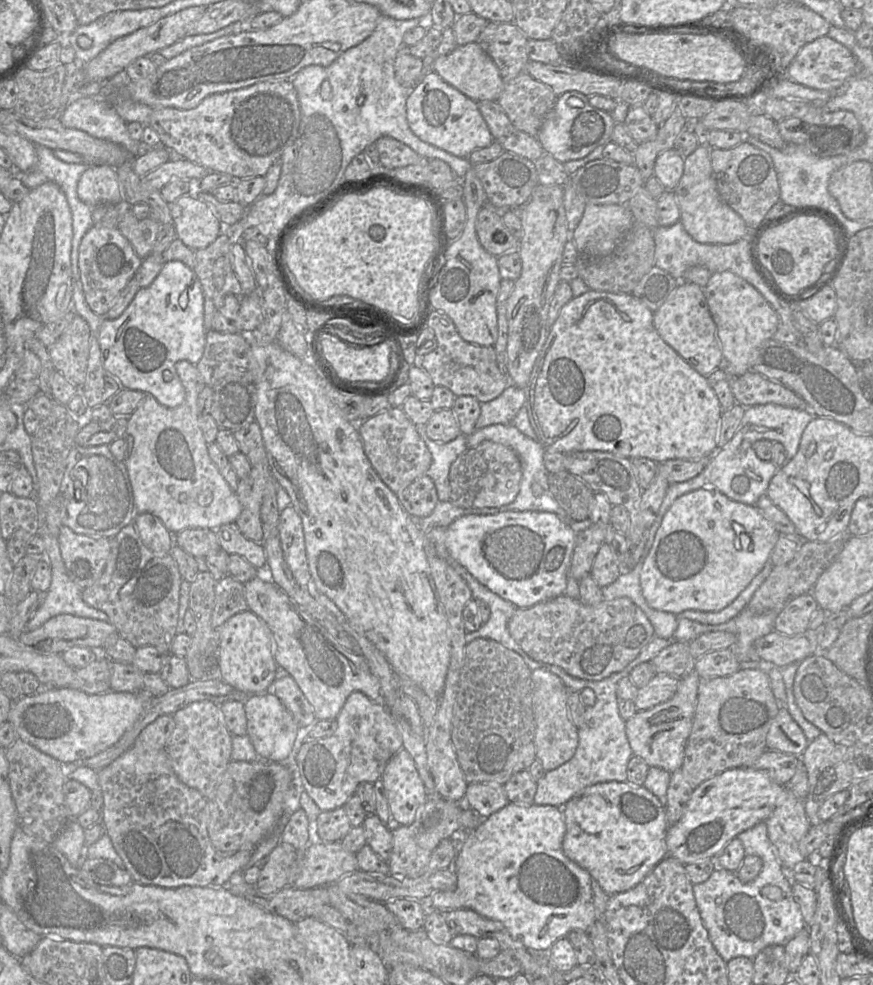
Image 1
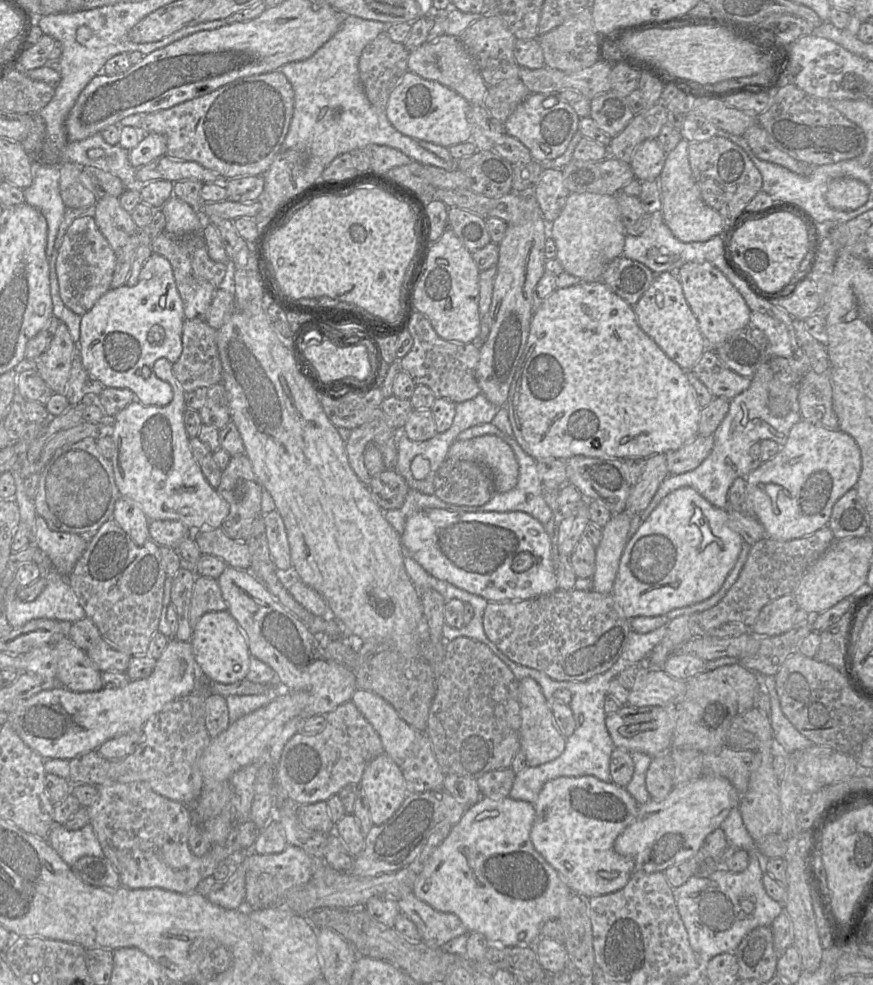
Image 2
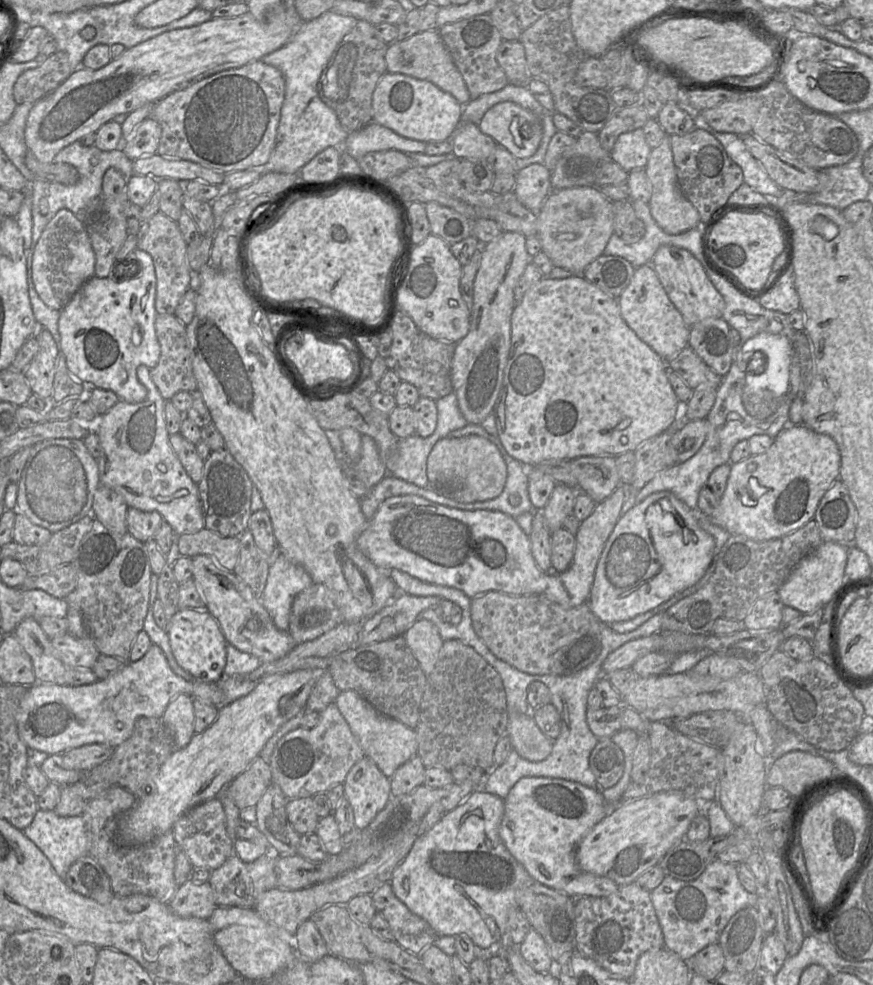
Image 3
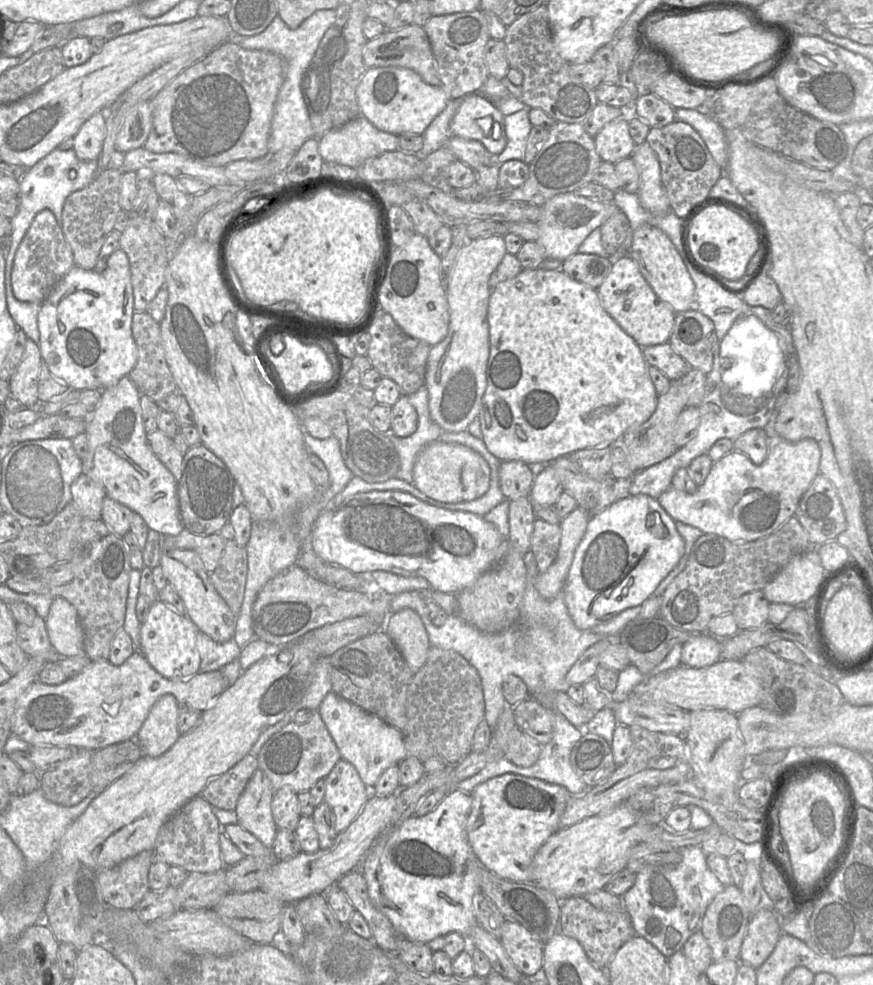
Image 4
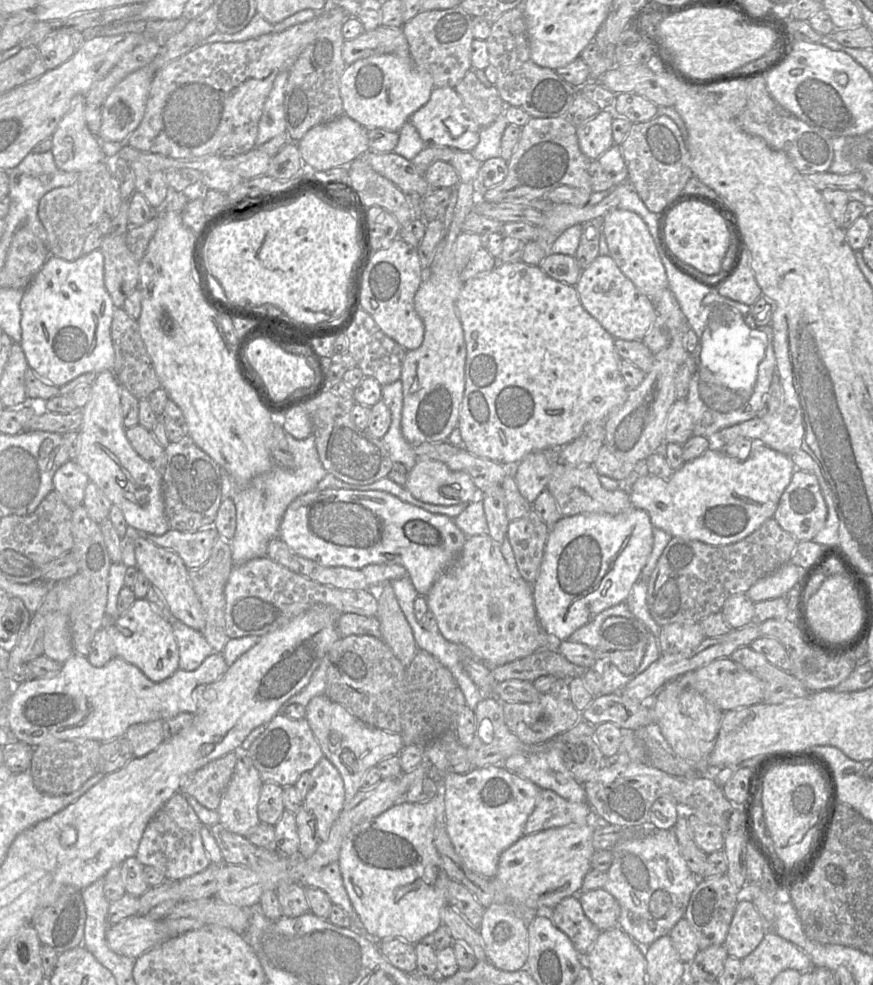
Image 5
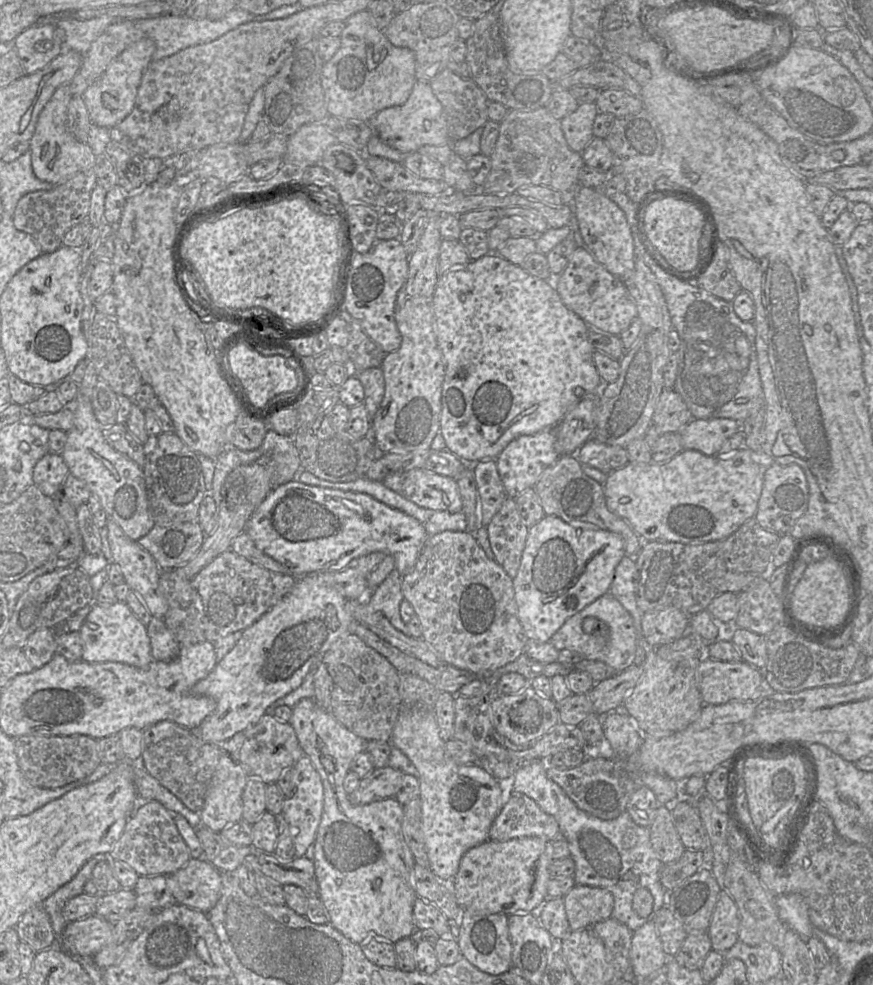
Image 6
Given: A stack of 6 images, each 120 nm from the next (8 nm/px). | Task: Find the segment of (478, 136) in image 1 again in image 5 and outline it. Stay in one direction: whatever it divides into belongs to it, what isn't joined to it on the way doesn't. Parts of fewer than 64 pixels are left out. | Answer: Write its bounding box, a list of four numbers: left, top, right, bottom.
[339,54,434,132]

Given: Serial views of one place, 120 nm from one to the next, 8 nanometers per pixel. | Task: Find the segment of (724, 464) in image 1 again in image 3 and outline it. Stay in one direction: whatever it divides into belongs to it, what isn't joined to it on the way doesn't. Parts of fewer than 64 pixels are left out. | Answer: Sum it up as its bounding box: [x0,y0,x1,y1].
[636,332,795,508]

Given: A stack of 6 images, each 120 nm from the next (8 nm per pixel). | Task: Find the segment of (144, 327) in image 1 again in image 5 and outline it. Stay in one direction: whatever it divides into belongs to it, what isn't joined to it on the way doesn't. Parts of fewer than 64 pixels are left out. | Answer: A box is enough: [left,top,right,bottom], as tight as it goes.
[18,249,117,387]

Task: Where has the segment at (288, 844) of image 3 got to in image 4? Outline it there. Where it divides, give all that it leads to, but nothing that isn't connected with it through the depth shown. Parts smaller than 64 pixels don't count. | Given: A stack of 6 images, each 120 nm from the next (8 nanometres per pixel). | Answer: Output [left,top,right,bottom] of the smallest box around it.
[234,768,279,849]

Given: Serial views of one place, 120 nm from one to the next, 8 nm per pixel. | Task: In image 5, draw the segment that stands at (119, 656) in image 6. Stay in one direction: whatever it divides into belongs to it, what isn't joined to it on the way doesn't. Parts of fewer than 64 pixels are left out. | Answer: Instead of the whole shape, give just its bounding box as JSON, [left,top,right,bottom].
[105,599,179,682]

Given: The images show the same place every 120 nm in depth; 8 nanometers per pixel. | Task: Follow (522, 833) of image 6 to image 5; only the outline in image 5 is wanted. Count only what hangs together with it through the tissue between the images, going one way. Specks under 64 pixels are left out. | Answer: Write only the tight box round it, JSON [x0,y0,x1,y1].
[524,790,600,835]

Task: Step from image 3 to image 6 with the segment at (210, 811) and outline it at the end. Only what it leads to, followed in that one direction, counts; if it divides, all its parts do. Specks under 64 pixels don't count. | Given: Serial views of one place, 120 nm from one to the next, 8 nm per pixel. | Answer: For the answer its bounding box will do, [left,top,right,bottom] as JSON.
[108,802,192,877]

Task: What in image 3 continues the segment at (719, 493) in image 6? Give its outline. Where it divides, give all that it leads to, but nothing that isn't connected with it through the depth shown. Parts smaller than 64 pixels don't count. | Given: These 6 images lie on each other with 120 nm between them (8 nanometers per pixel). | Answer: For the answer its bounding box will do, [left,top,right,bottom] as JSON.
[711,425,841,541]

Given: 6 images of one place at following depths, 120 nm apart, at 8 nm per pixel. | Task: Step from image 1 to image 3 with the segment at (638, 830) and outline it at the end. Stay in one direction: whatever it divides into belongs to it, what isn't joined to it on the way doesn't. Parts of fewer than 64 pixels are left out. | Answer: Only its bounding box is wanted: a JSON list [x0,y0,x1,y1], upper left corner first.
[499,778,621,898]

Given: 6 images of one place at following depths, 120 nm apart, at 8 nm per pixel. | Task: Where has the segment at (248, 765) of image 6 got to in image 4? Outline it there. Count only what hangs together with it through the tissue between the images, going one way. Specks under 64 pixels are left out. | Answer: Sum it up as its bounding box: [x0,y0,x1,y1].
[257,711,341,792]

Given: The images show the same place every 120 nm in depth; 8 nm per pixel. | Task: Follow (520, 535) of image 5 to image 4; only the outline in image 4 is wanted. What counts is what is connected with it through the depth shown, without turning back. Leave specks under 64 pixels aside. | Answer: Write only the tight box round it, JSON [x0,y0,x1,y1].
[531,519,561,573]

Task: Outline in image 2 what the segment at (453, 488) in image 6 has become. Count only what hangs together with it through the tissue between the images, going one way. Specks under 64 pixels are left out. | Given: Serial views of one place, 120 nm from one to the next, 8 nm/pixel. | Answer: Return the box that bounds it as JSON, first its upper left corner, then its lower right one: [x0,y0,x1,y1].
[446,435,519,493]

